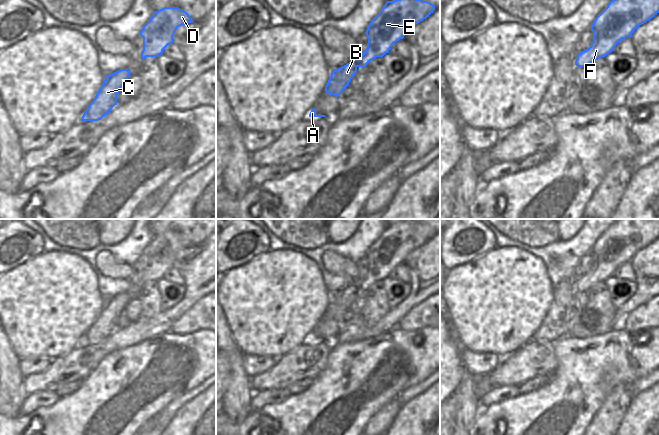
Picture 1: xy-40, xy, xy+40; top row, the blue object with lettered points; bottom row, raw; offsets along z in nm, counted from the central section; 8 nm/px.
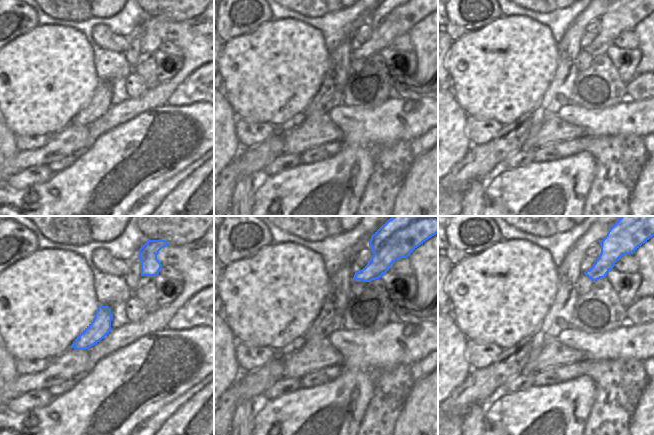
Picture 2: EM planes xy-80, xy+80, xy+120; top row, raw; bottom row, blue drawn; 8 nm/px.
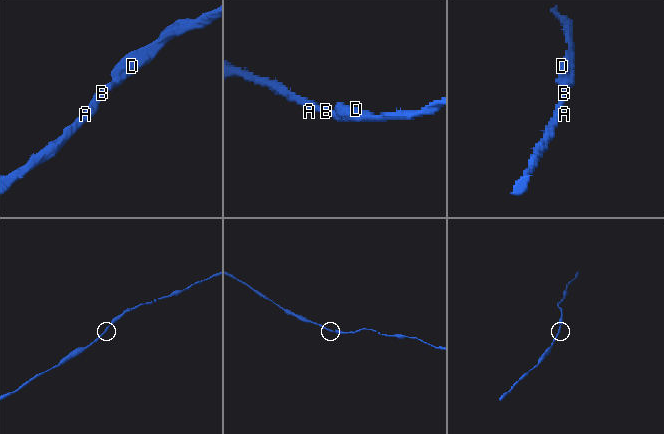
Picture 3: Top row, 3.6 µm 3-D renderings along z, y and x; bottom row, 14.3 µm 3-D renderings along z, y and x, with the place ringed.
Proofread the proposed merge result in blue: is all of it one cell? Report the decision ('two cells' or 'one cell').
one cell

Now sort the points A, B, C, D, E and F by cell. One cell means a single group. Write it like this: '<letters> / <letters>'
A B C D E F

